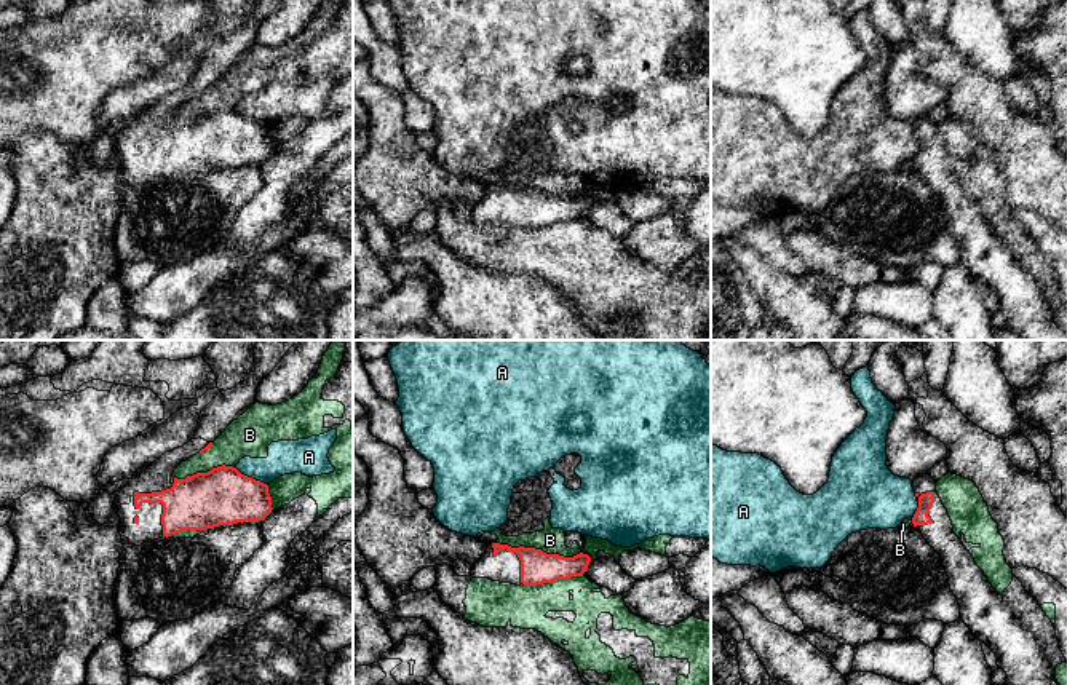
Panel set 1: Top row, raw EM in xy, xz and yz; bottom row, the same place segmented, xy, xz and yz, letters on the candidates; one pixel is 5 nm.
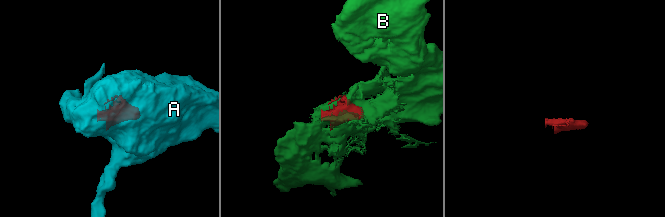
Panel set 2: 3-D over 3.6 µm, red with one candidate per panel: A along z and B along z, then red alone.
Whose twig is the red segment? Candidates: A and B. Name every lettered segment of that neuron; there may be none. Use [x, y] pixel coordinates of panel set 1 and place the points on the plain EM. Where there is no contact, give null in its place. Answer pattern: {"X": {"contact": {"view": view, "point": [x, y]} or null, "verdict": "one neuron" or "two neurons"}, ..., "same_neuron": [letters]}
{"A": {"contact": {"view": "xy", "point": [251, 120]}, "verdict": "two neurons"}, "B": {"contact": {"view": "xz", "point": [540, 192]}, "verdict": "two neurons"}, "same_neuron": []}

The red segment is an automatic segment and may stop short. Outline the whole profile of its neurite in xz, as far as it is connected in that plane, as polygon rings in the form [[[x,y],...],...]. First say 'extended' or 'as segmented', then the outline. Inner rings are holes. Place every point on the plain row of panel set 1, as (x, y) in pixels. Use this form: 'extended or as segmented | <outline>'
extended | [[[492,185],[487,187],[486,195],[471,208],[471,219],[516,228],[537,228],[583,219],[589,204],[591,200],[583,195],[573,200],[564,200],[546,196],[535,190],[511,190],[508,187]]]

